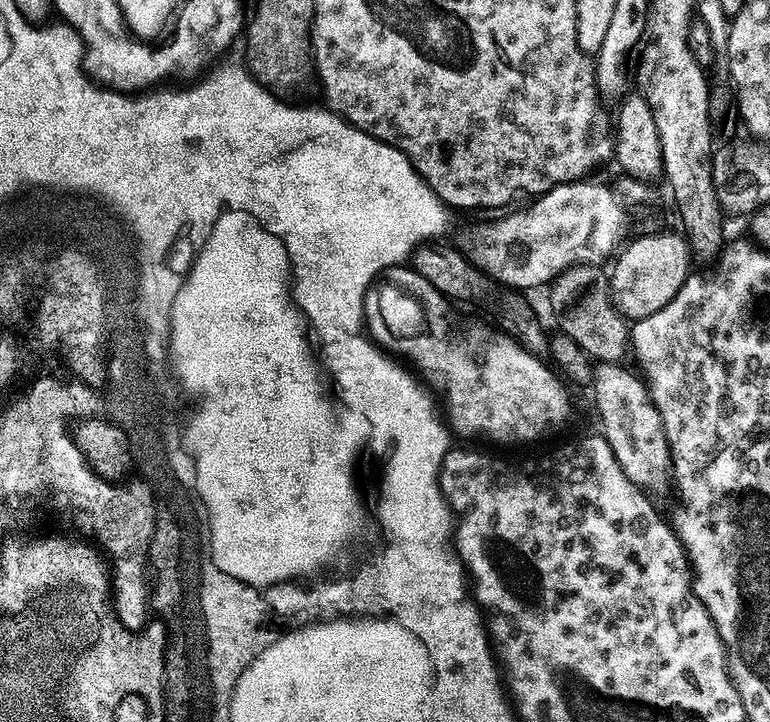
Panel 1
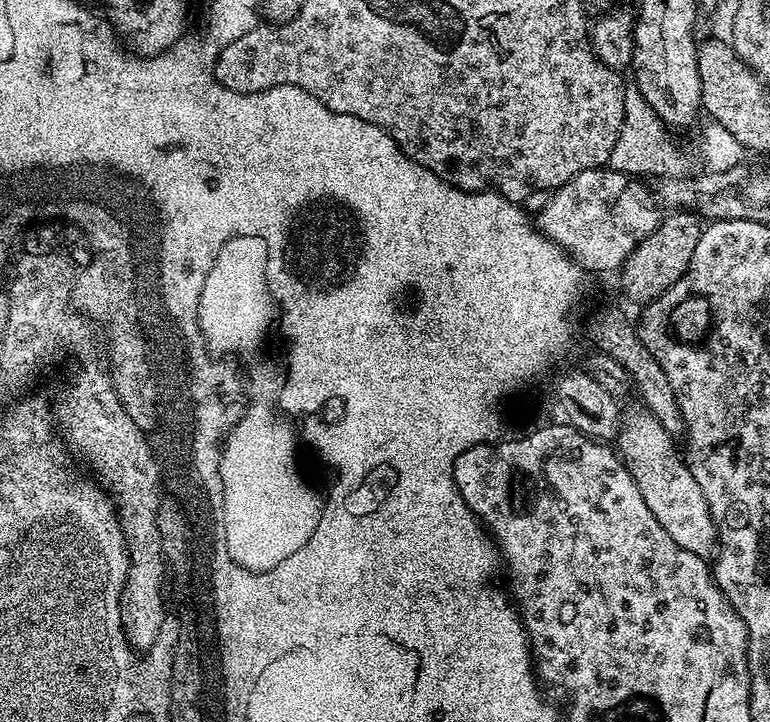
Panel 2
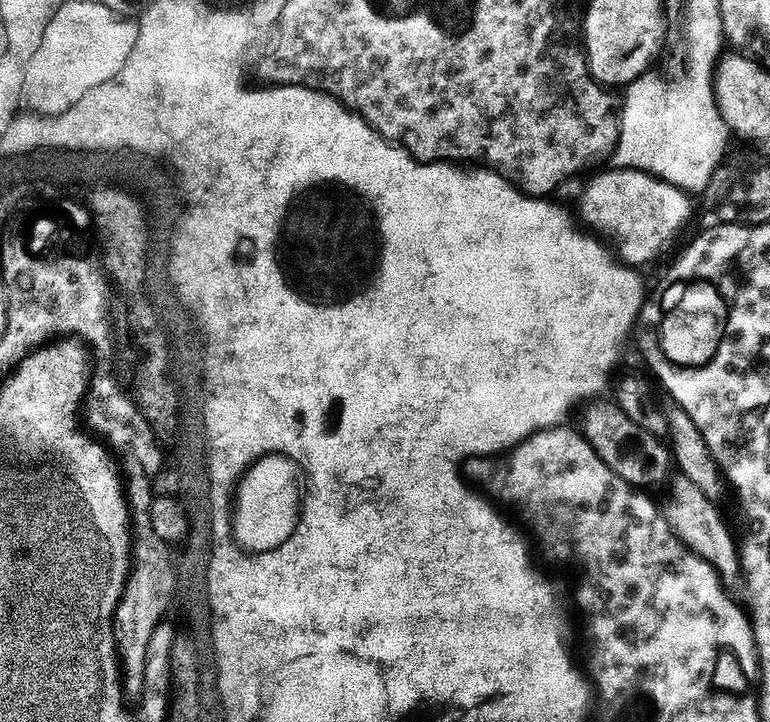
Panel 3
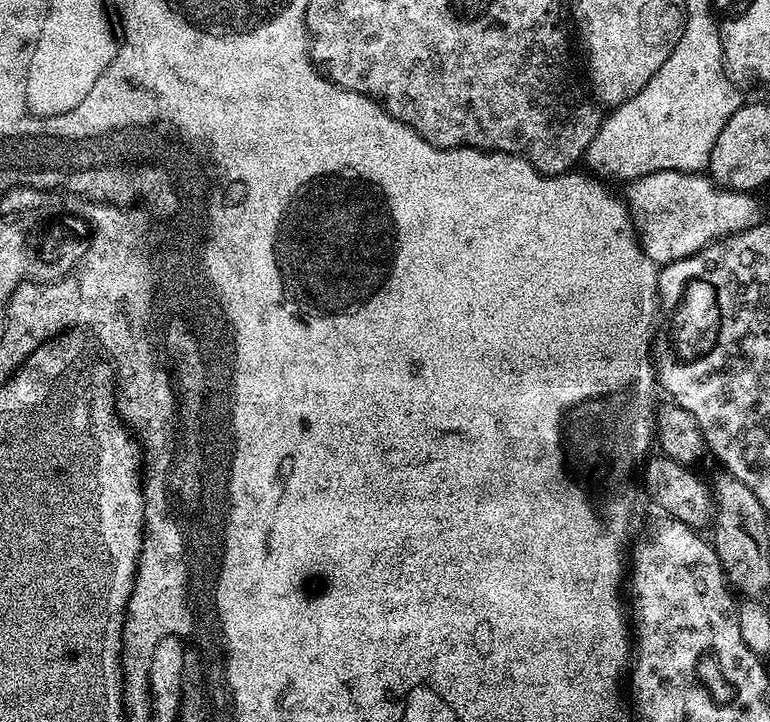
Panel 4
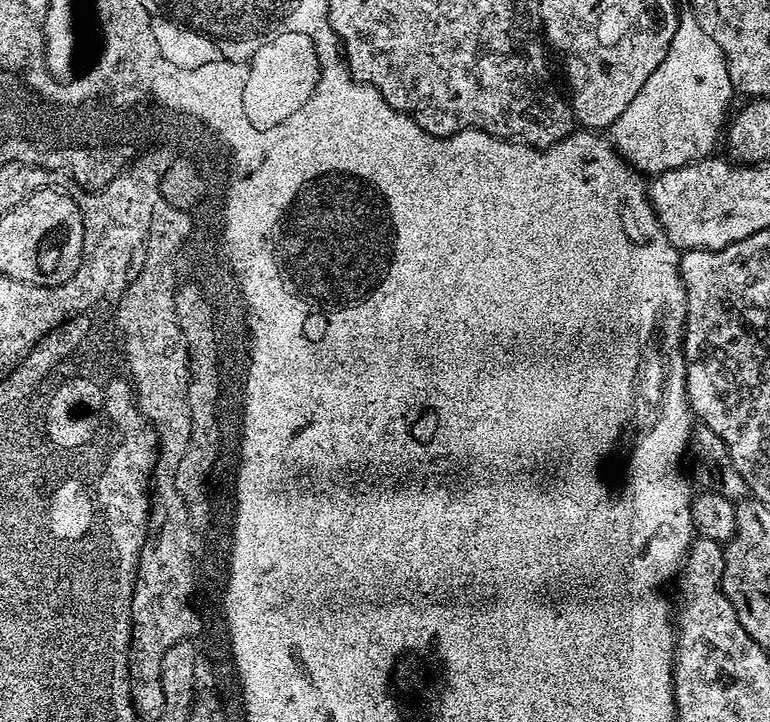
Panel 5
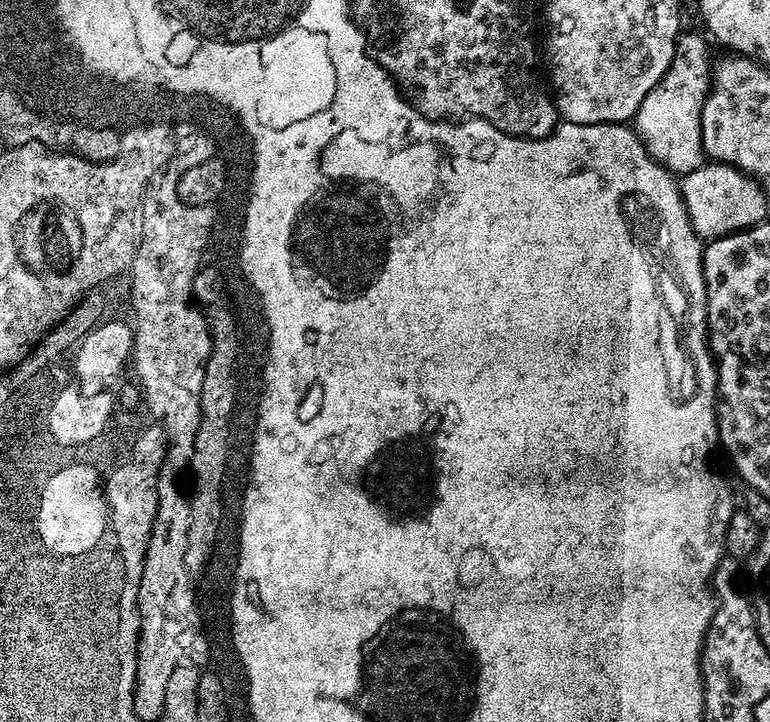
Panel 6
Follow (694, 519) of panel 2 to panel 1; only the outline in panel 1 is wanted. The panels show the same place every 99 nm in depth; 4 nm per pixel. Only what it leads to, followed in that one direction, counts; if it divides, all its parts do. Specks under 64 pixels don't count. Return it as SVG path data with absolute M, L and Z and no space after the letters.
M623 363L595 365L595 379L591 383L591 391L596 391L596 412L600 415L600 428L604 441L614 450L614 458L618 458L618 466L634 482L634 486L649 494L664 492L674 484L672 472L672 447L668 444L666 430L662 426L662 418L654 406L652 396L648 392L647 383L639 375L634 376Z

